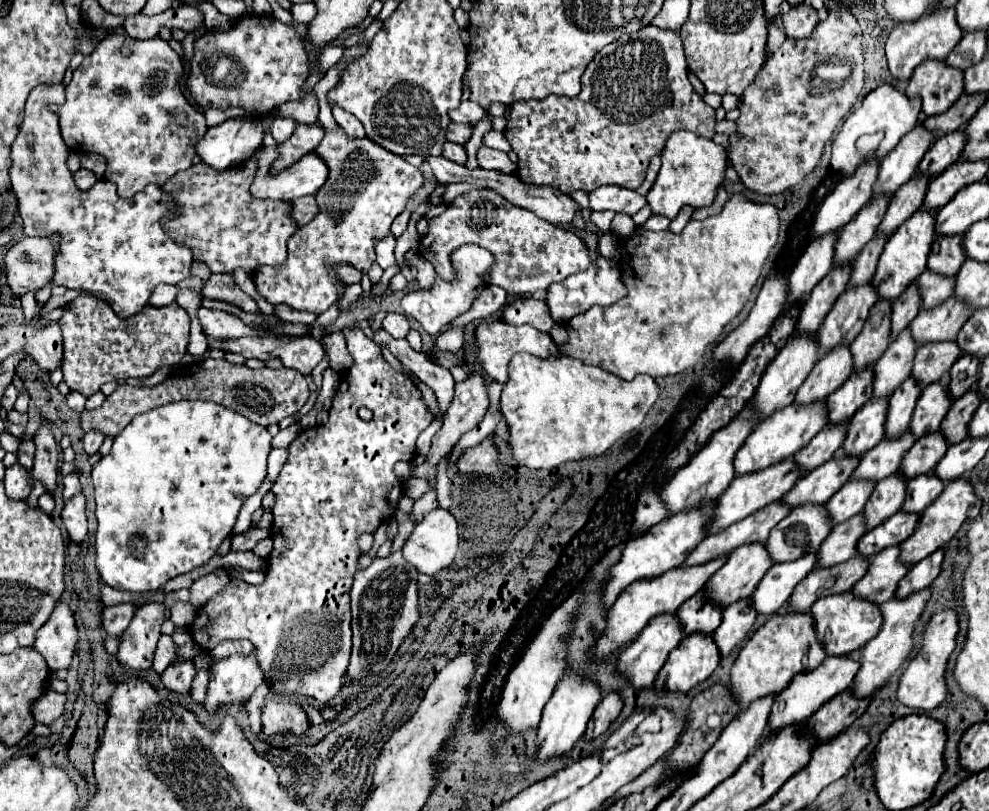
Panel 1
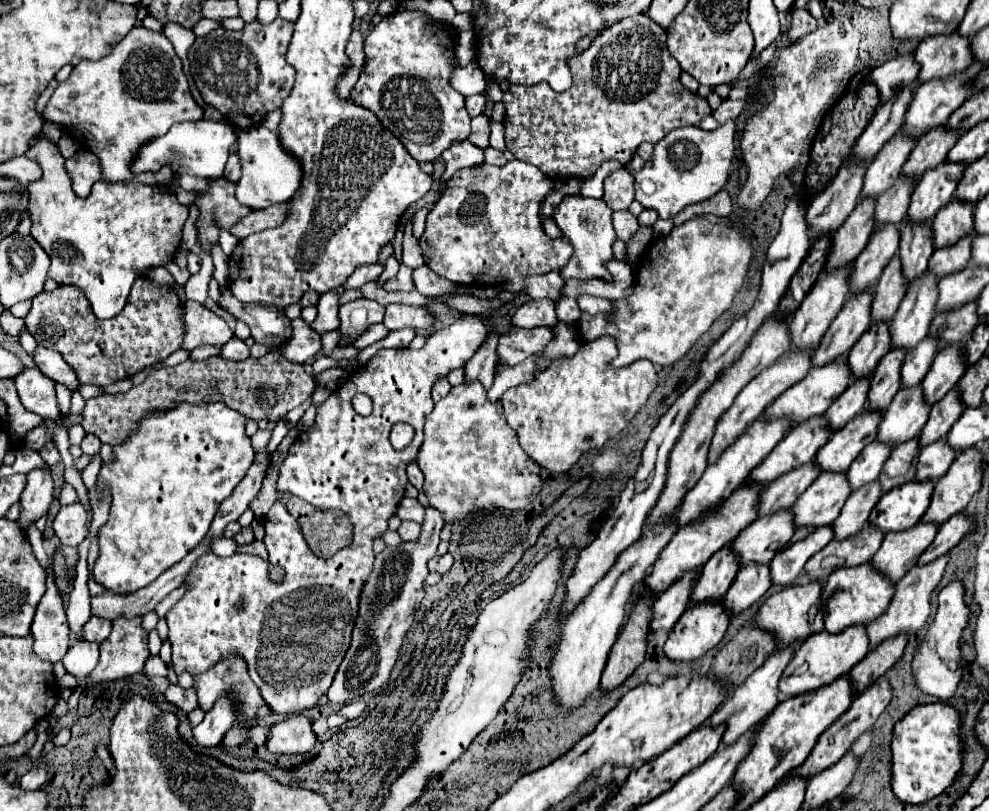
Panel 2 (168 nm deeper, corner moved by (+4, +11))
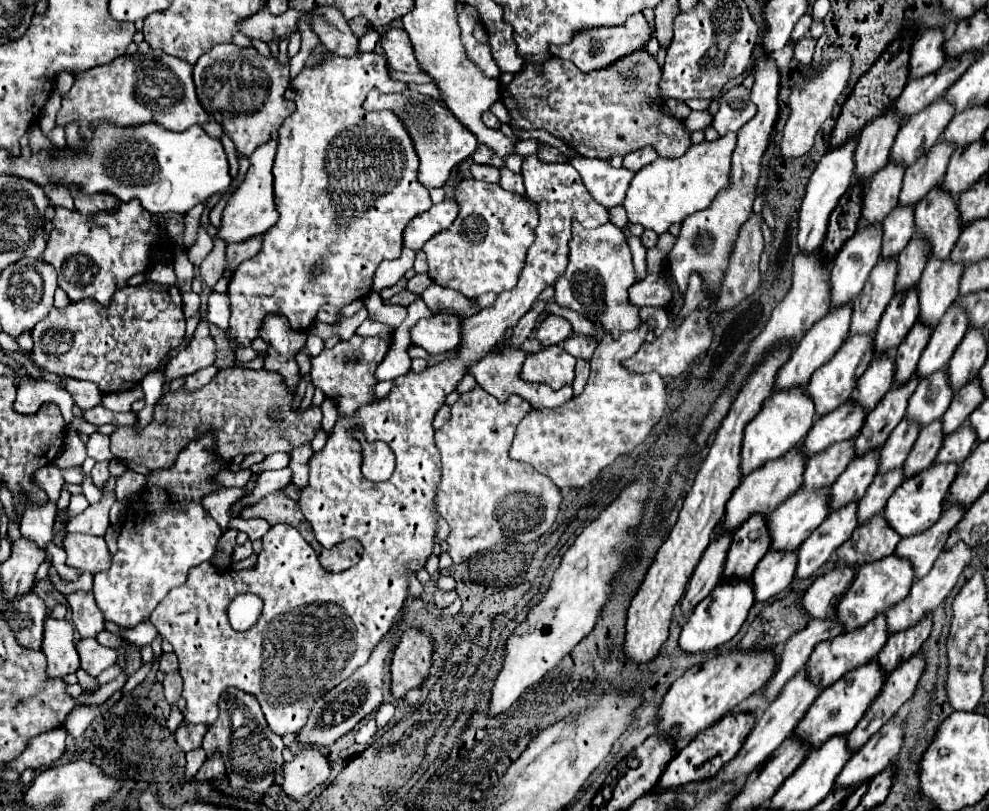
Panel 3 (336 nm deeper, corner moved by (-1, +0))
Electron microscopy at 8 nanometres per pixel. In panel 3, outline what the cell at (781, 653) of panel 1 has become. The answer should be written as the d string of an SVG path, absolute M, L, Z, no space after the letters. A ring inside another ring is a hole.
M836 566L824 576L818 576L814 584L800 596L800 608L812 620L830 620L836 614L836 604L854 578L854 568Z

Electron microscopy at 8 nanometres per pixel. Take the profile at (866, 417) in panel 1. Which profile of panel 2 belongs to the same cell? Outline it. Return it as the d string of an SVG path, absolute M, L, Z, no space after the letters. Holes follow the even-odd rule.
M891 349L871 377L869 389L869 409L885 409L897 389L901 389L901 365L905 359L905 349Z

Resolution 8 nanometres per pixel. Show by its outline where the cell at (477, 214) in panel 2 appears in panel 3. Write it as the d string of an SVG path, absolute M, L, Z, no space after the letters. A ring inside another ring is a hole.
M474 178L462 180L456 186L456 202L460 212L454 224L438 234L434 234L426 244L424 252L428 258L428 276L446 288L458 290L466 298L474 298L486 292L506 292L512 290L526 264L526 252L534 242L534 228L538 226L538 206L528 196L518 196L516 192L504 192L498 184L478 182Z

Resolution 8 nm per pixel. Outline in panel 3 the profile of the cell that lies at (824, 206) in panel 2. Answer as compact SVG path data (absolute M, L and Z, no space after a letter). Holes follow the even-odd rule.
M894 108L876 120L872 120L858 136L858 146L854 150L854 176L852 180L862 180L870 184L872 176L888 164L888 154L898 134L900 118L894 114Z

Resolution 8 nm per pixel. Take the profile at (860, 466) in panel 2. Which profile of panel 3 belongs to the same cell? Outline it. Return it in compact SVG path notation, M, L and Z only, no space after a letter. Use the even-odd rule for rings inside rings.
M906 418L894 428L894 432L890 434L890 440L886 440L886 444L878 450L880 452L878 474L890 472L904 464L908 452L912 450L914 442L918 438L918 432L920 432L920 428L916 424L910 424Z

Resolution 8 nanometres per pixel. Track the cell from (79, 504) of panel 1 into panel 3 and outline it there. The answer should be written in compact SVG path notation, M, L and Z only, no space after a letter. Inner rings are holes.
M66 534L64 538L66 564L74 566L82 572L100 572L110 566L110 552L106 548L104 538L88 536L88 534Z

